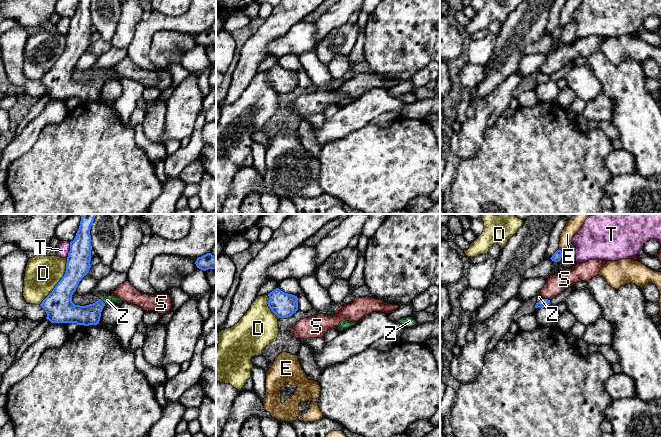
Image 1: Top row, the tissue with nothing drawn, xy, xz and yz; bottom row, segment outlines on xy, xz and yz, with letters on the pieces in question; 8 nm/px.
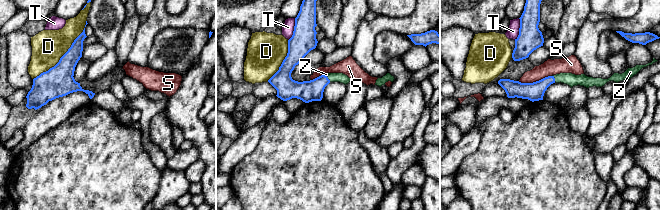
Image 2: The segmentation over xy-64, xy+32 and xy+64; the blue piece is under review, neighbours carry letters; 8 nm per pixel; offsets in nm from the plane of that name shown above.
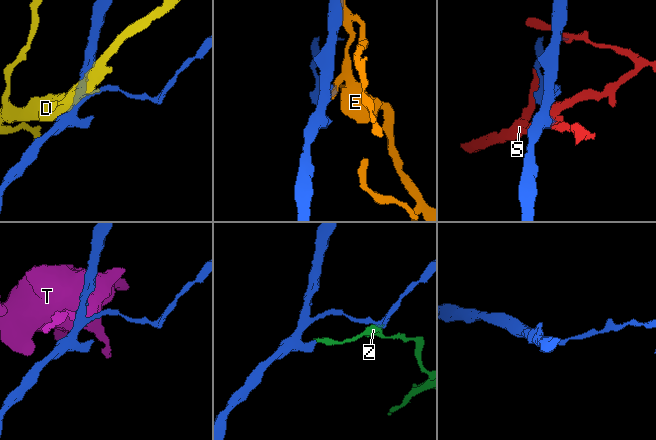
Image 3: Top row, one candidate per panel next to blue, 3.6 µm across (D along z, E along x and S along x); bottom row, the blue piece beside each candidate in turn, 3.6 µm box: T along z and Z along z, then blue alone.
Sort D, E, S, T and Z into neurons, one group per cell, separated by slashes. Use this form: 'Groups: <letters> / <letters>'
Groups: D / E / S / T / Z

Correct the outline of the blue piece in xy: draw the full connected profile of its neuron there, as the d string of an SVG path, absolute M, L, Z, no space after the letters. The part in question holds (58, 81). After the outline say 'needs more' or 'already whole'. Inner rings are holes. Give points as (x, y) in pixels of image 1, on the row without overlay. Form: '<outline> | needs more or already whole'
M80 0L74 16L70 18L65 50L40 80L47 90L46 95L51 99L97 101L105 81L121 81L123 78L117 72L102 72L95 79L86 82L75 81L72 78L72 71L79 58L91 44L91 2L92 0Z | needs more

